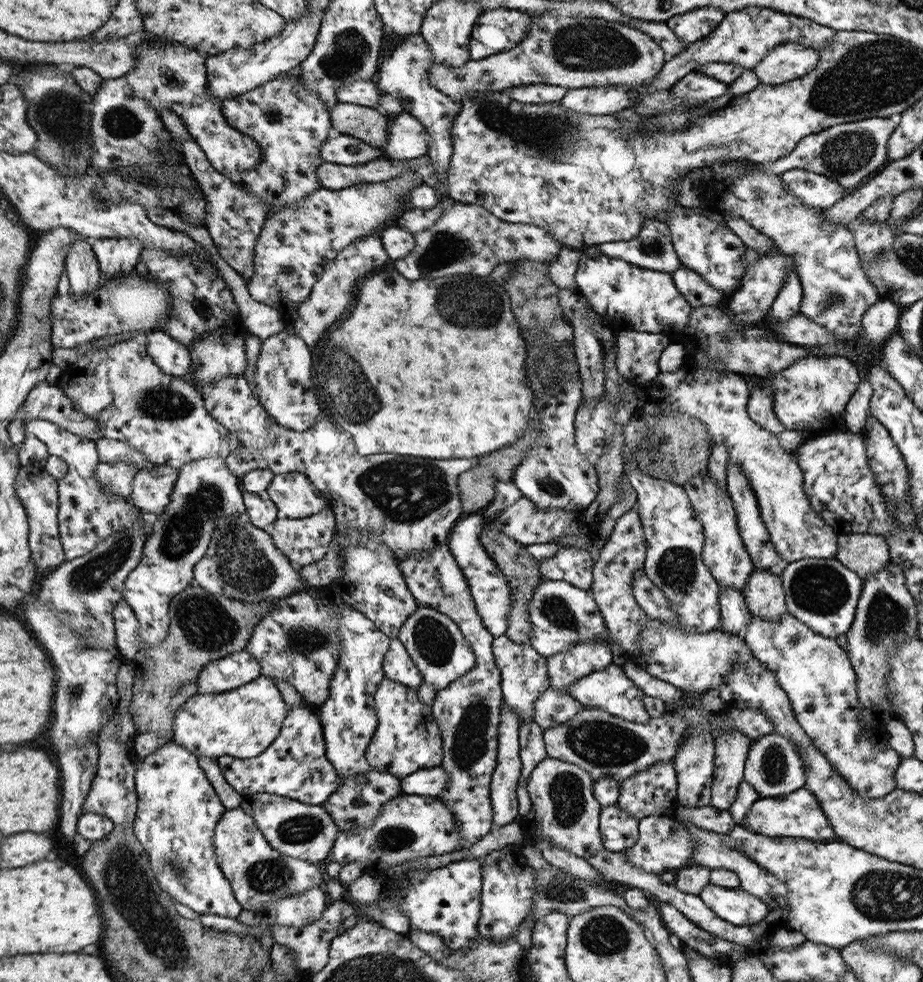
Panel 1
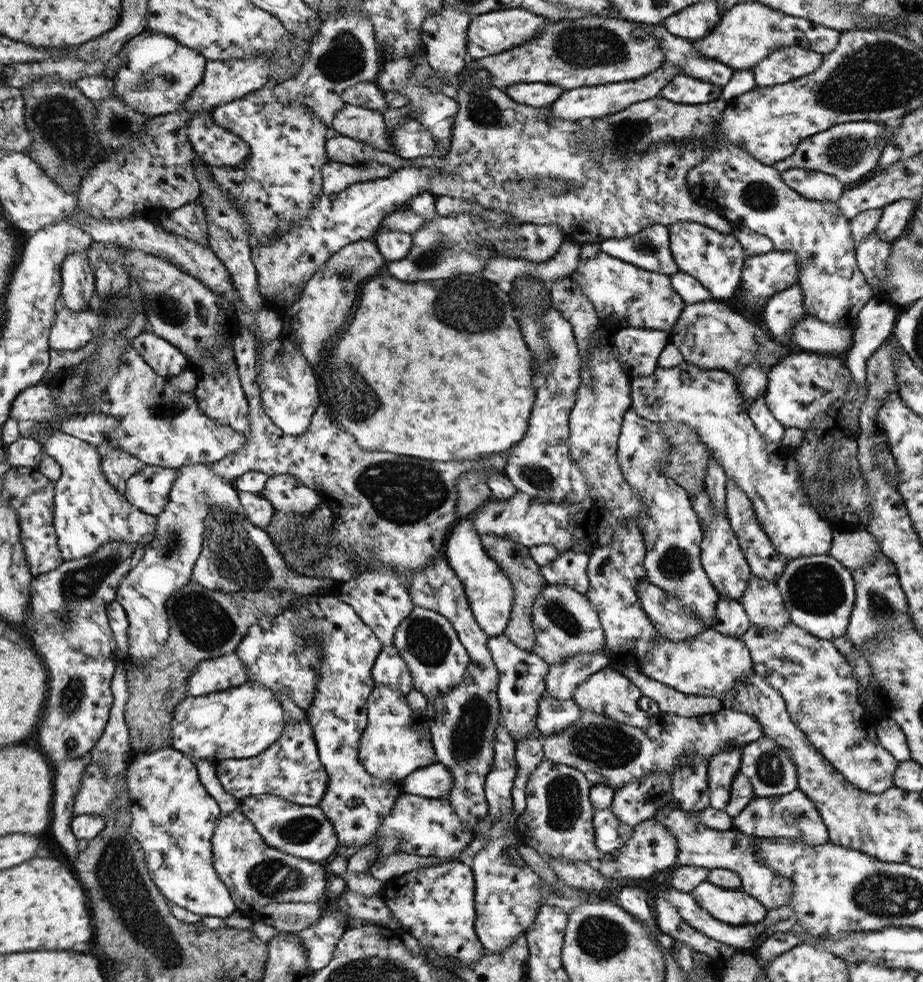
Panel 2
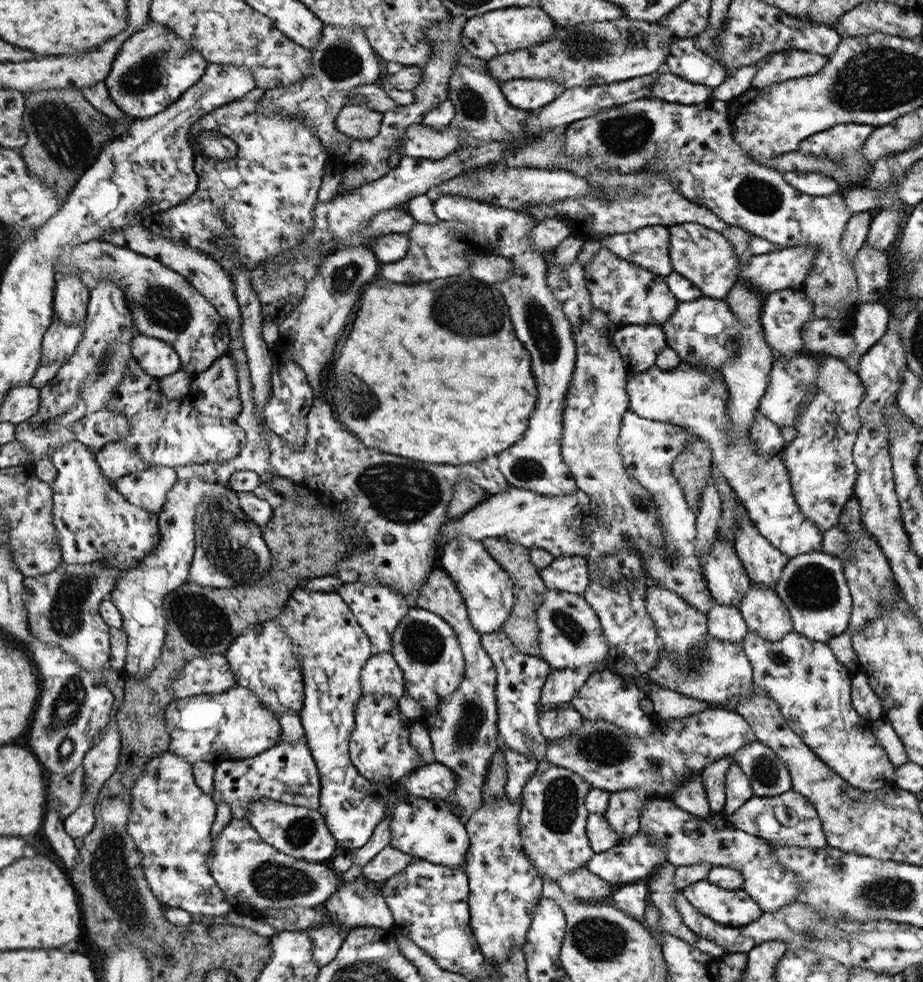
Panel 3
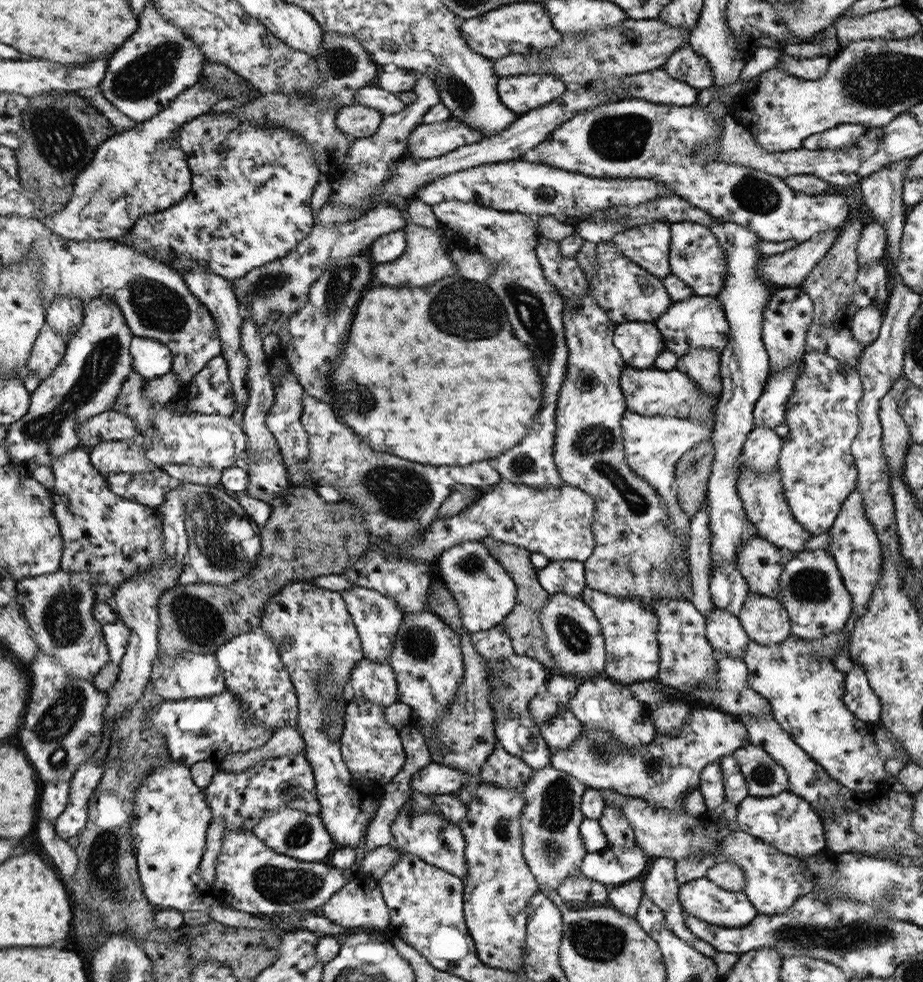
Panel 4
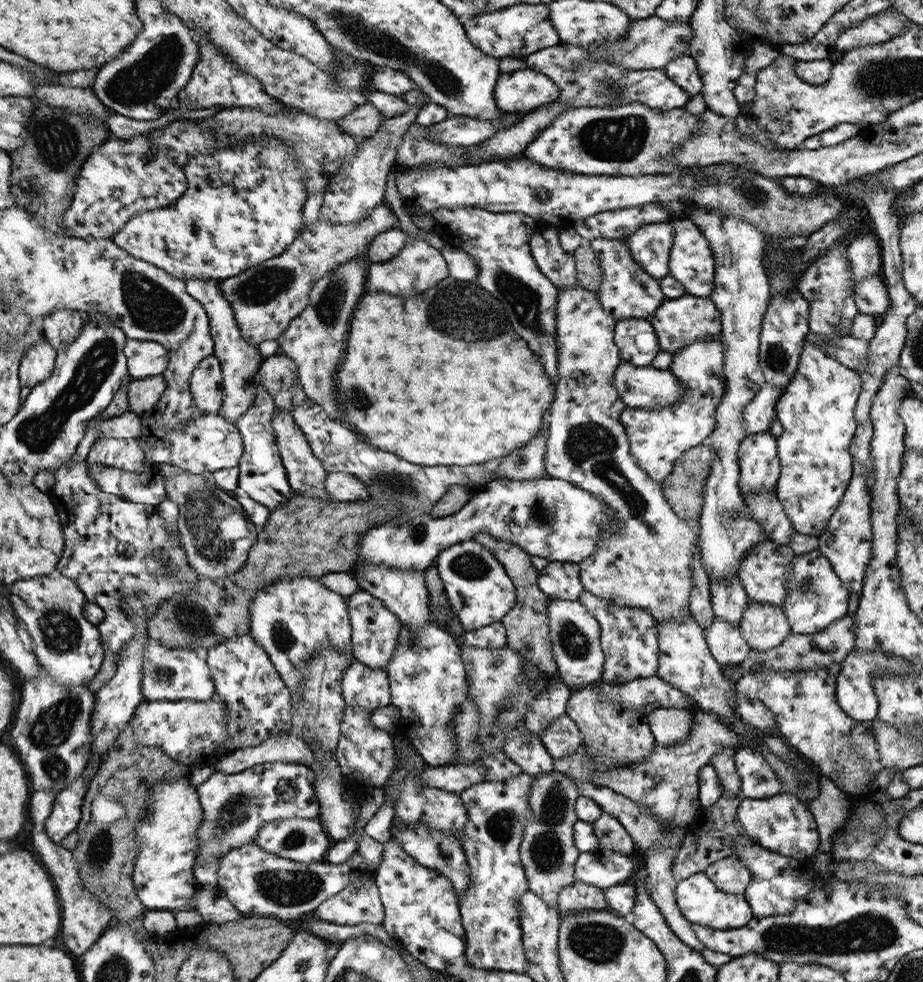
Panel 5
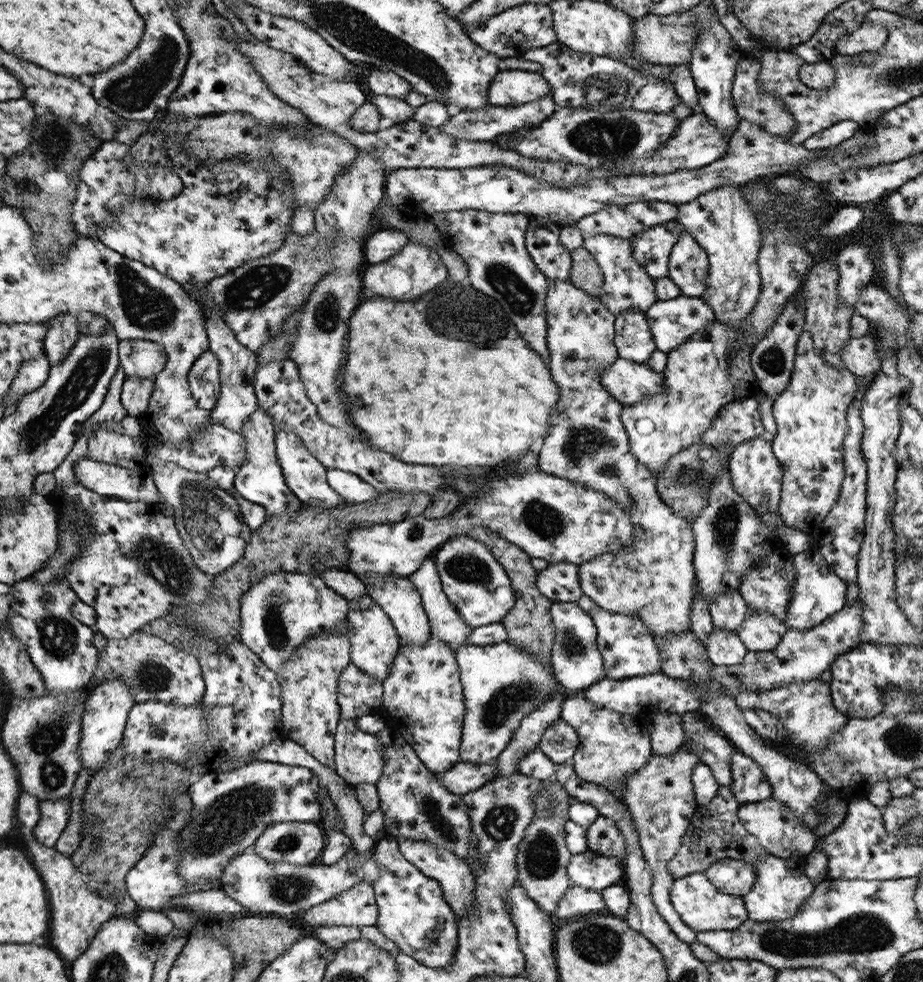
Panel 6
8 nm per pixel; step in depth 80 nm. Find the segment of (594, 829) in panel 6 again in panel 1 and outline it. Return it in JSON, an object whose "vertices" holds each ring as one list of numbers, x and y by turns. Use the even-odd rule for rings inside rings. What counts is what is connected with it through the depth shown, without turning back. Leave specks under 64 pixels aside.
{"vertices":[[672,762,656,763,620,783,618,807,632,818,662,815,675,804,678,783]]}

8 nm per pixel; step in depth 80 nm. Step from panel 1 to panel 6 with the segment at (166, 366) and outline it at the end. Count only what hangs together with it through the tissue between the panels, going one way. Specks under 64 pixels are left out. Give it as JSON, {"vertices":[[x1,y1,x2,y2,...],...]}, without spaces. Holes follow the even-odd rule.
{"vertices":[[126,339,120,342,120,361,126,375,148,379,165,367,167,354,161,344]]}

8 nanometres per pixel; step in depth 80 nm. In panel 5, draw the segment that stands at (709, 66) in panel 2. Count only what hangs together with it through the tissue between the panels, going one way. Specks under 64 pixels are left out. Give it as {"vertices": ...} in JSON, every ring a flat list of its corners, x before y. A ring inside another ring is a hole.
{"vertices":[[683,54,669,62,664,68,664,73,681,85,690,97,696,96,702,90,703,82,695,58,689,54]]}

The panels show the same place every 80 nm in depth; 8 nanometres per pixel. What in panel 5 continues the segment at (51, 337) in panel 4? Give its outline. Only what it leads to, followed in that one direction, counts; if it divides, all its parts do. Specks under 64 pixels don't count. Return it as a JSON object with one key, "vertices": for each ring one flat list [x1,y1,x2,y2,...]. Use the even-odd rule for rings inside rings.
{"vertices":[[43,326,41,341,31,347,21,364,22,386,29,386,33,389,46,382,54,370,57,354,58,350,45,337,45,327]]}

